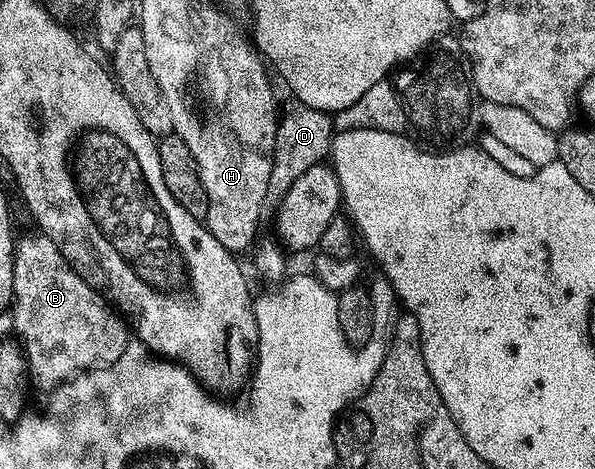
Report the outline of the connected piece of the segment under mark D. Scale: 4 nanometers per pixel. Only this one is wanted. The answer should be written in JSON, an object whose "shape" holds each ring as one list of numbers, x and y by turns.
{"shape":[[294,105,294,110,289,110,280,115,275,136,275,152,273,153,273,167,271,180,267,188,267,196,263,200,261,209,262,219,269,220,276,215,281,204,281,198,307,172,307,168,320,166,330,157,333,145,333,119,324,110,316,110,310,106]]}

